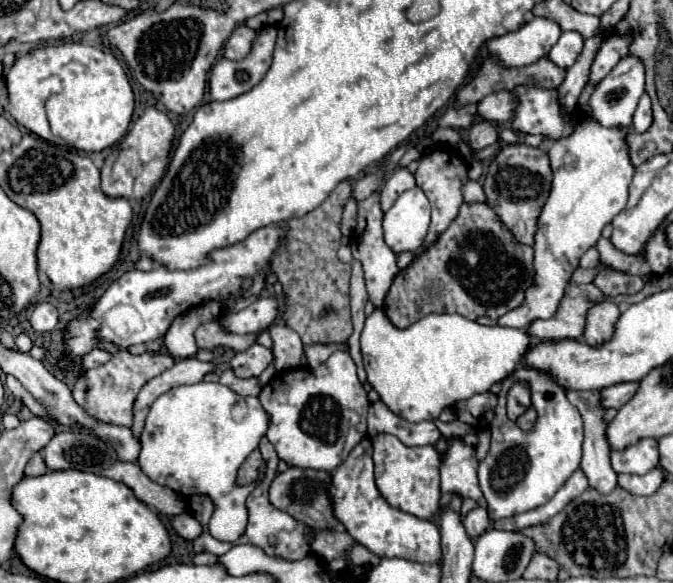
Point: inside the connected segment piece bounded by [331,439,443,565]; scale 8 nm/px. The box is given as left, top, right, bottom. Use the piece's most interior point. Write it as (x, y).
(386, 531)

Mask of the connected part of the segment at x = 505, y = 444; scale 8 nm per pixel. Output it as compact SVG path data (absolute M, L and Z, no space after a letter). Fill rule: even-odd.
M519 367L503 381L503 389L497 397L499 403L491 423L491 449L479 463L479 485L489 503L487 511L493 521L547 503L547 499L555 495L555 491L571 477L571 473L579 469L583 443L581 413L567 401L565 389L555 383L549 373L531 367ZM515 381L527 381L531 387L531 401L533 409L537 411L537 421L529 431L523 431L517 427L517 423L509 421L505 411L505 395Z

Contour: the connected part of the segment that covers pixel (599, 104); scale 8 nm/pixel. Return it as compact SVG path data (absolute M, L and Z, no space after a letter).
M623 57L611 73L595 87L593 95L589 97L589 117L595 119L603 127L619 127L629 129L633 113L637 109L637 101L645 91L645 69L637 57Z

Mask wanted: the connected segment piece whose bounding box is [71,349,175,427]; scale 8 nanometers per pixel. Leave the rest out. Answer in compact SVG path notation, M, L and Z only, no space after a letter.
M119 349L119 351L115 351L113 359L107 361L105 365L99 365L95 369L85 369L77 377L71 393L73 393L75 403L79 407L83 407L93 419L97 419L101 423L131 427L133 425L133 403L135 403L141 387L149 379L171 369L173 363L175 363L175 359L171 355L159 355L159 353L133 355L127 349Z

